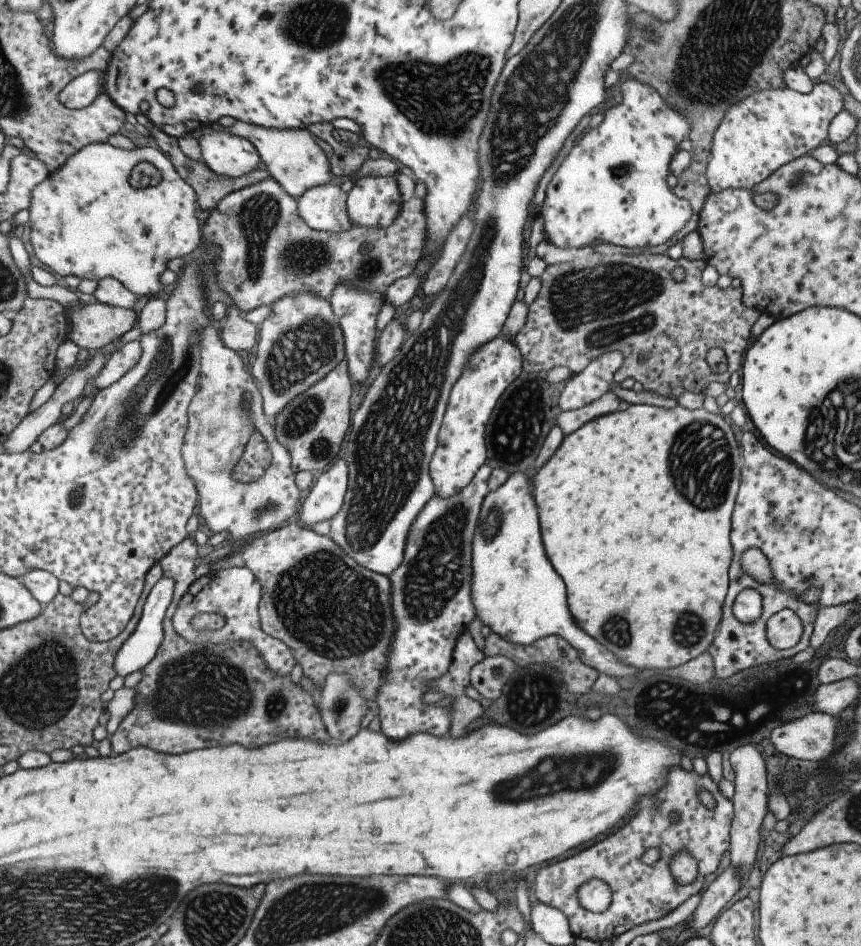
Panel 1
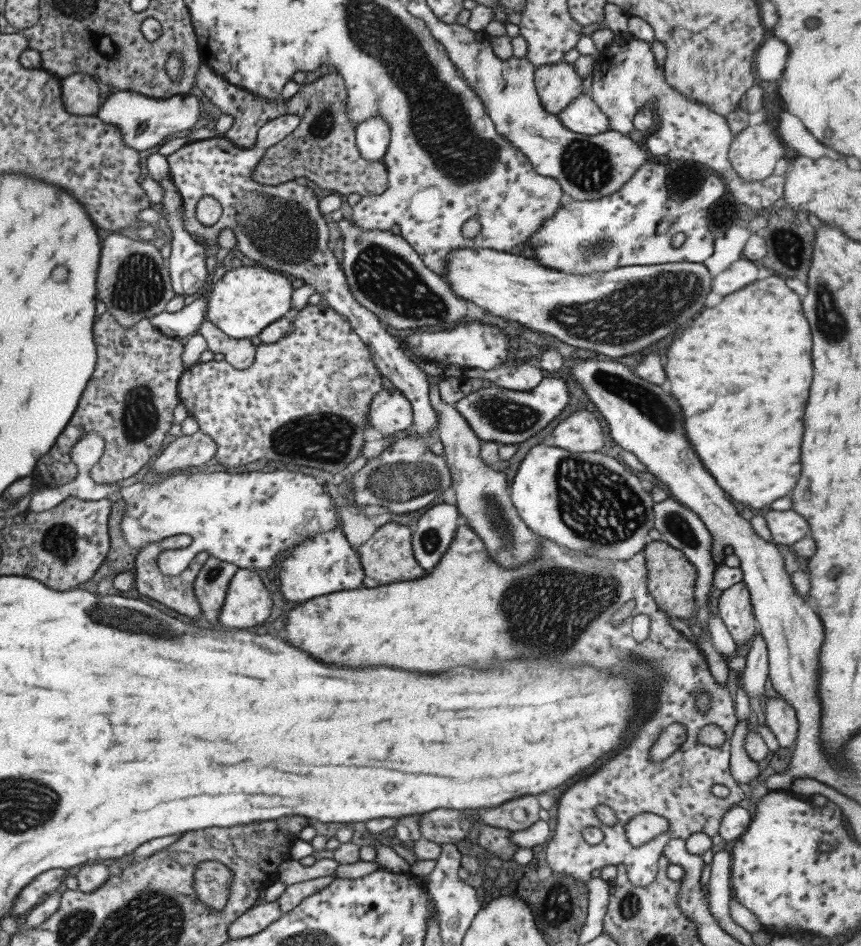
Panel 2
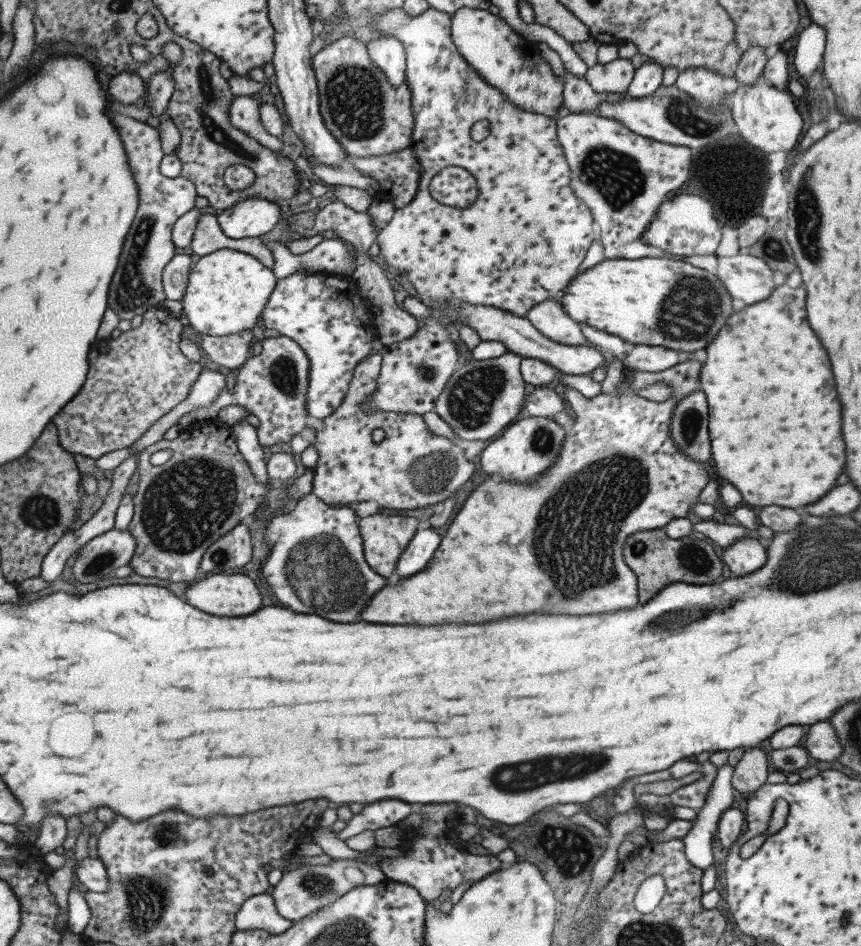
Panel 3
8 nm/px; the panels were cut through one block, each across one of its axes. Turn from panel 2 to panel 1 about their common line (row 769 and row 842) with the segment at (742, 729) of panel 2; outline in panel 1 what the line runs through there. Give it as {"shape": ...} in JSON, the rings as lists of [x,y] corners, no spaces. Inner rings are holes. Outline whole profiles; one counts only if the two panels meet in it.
{"shape":[[[751,744],[739,746],[728,754],[728,762],[734,773],[732,783],[733,794],[732,808],[734,811],[730,825],[729,836],[729,861],[727,864],[735,865],[743,872],[749,872],[755,861],[755,853],[759,842],[759,827],[768,812],[767,776],[764,762],[764,754],[761,754]]]}

